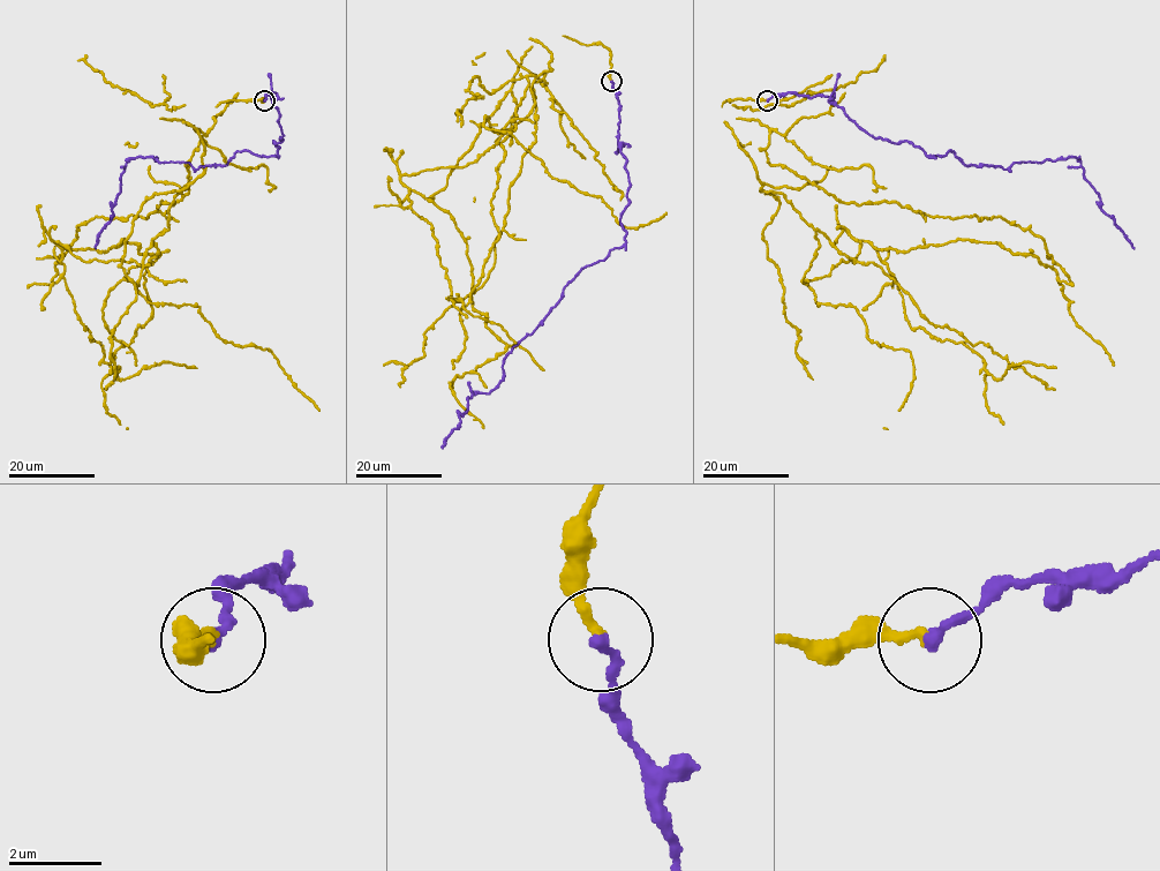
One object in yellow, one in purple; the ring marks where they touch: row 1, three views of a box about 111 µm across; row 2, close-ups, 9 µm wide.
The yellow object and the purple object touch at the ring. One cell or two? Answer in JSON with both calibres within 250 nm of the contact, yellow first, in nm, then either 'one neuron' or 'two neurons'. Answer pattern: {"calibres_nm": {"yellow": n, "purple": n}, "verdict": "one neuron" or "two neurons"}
{"calibres_nm": {"yellow": 200, "purple": 280}, "verdict": "one neuron"}

